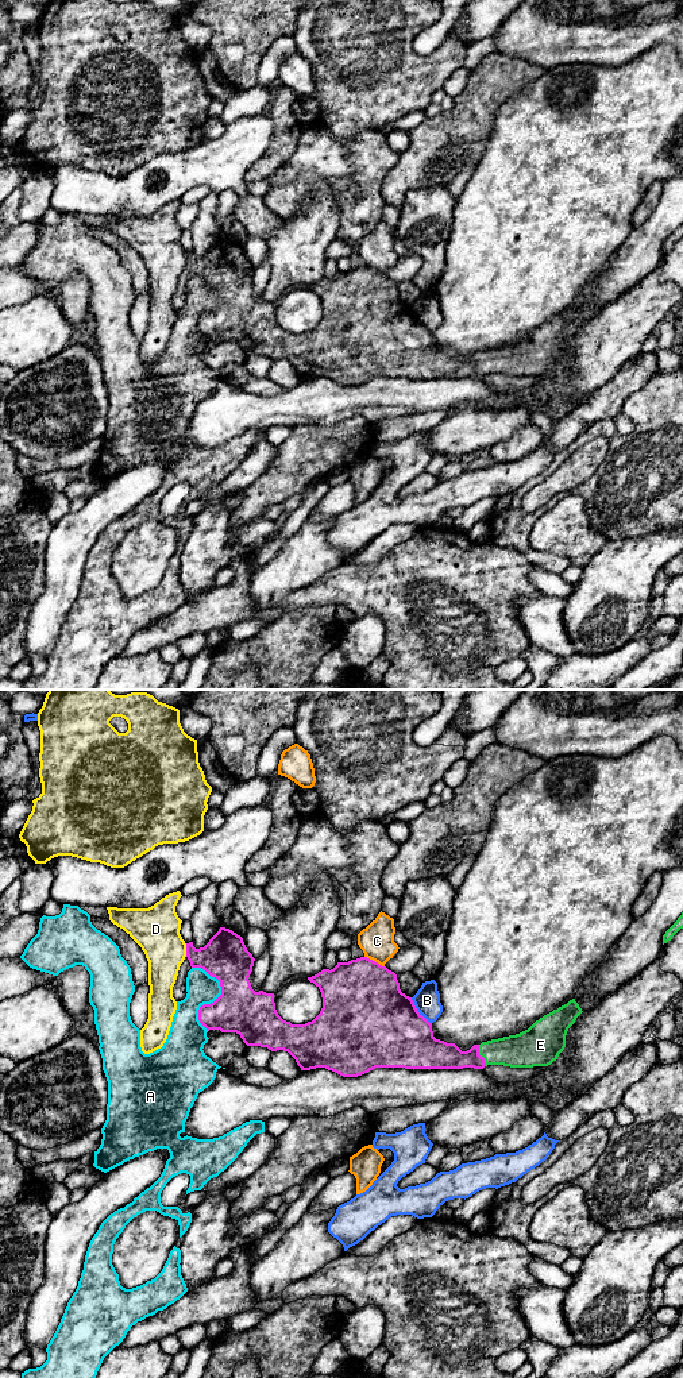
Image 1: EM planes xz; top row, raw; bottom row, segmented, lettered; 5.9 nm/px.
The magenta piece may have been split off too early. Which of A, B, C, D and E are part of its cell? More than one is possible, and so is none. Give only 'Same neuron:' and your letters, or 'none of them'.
Same neuron: E

